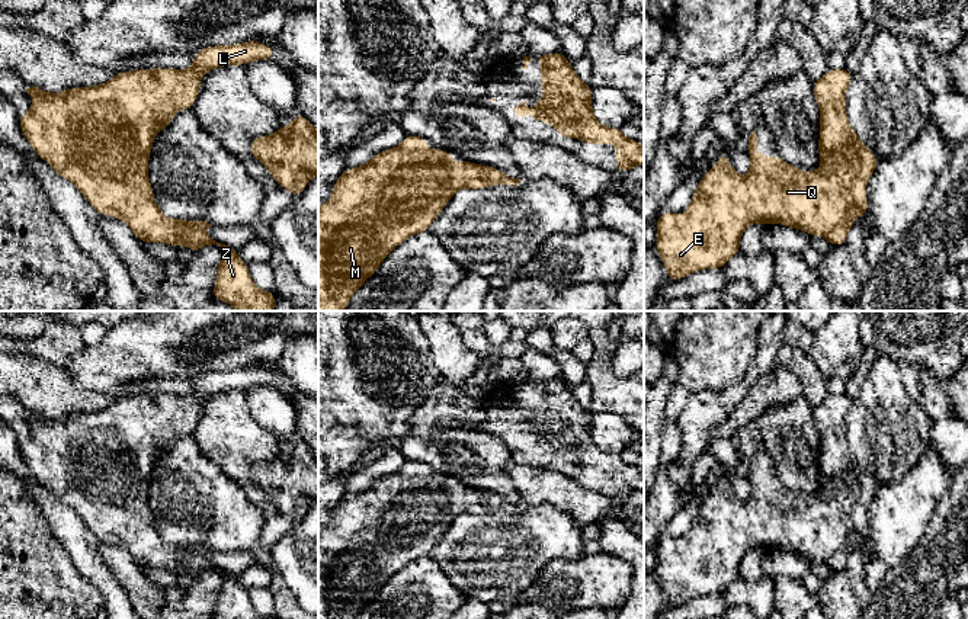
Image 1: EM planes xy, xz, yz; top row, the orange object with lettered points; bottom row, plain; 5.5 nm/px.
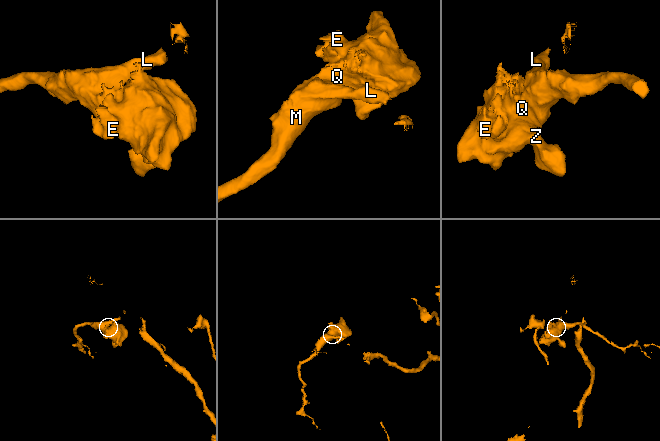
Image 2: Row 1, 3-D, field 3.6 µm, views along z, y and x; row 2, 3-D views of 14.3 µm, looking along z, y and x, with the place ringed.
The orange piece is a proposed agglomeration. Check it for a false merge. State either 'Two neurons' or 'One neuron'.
One neuron

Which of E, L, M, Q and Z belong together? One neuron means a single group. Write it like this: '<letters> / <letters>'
E L M Q Z

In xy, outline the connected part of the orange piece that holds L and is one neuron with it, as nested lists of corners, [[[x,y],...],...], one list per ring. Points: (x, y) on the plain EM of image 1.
[[[246,366],[235,371],[212,371],[196,378],[193,389],[187,395],[150,394],[116,398],[109,407],[92,413],[71,413],[58,418],[48,418],[44,414],[28,413],[28,420],[35,426],[31,436],[19,440],[17,446],[23,462],[31,474],[47,487],[62,504],[70,506],[87,525],[87,527],[102,541],[112,541],[124,546],[141,568],[164,568],[167,571],[186,571],[193,580],[205,571],[218,570],[221,573],[221,587],[212,619],[275,619],[259,615],[238,577],[212,565],[206,555],[212,552],[205,546],[170,545],[160,536],[154,526],[153,511],[148,504],[148,487],[153,468],[157,459],[174,446],[180,434],[190,436],[201,417],[201,402],[208,397],[224,391],[246,391],[256,385],[273,385],[273,373],[259,366]]]

